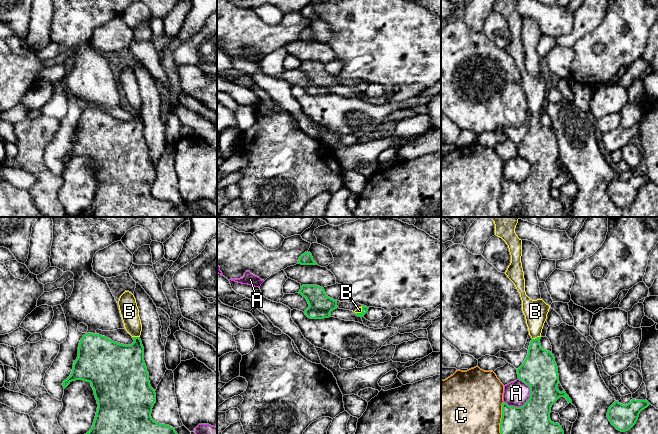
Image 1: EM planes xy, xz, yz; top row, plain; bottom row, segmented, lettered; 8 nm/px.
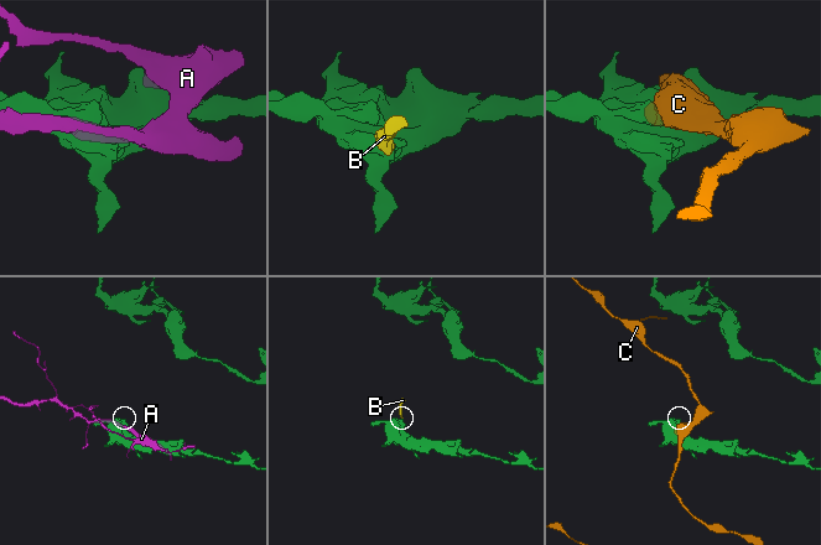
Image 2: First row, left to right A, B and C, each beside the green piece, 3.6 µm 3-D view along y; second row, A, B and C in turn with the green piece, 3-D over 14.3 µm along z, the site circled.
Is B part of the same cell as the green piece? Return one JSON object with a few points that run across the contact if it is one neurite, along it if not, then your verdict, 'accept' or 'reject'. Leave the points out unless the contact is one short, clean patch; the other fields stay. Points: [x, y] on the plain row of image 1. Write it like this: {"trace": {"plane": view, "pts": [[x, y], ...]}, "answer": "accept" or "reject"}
{"trace": {"plane": "yz", "pts": [[539, 144], [536, 130], [537, 113], [535, 87]]}, "answer": "accept"}

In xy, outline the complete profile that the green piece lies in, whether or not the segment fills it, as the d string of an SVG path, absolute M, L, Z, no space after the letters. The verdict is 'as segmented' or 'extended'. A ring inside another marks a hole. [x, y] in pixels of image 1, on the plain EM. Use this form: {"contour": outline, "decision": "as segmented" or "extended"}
{"contour": "M125 67L118 77L126 107L134 118L124 121L93 109L86 109L80 116L78 133L71 151L63 157L64 165L76 156L91 159L98 184L89 208L80 217L183 217L175 205L160 200L151 193L156 179L156 169L149 157L149 148L144 137L144 123L140 115L142 100L134 71Z", "decision": "extended"}

